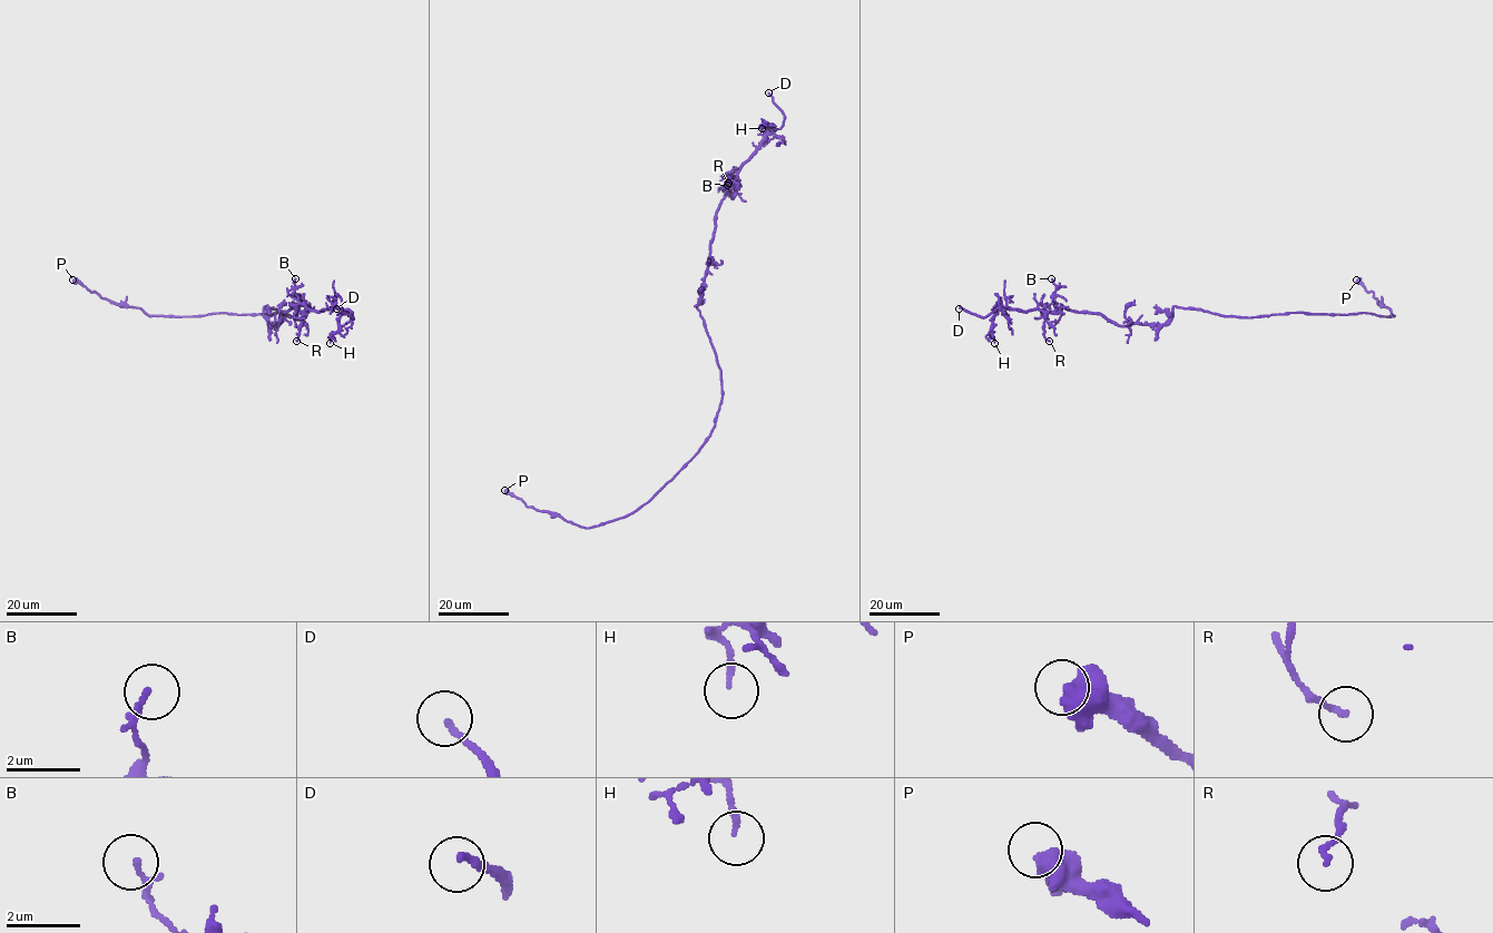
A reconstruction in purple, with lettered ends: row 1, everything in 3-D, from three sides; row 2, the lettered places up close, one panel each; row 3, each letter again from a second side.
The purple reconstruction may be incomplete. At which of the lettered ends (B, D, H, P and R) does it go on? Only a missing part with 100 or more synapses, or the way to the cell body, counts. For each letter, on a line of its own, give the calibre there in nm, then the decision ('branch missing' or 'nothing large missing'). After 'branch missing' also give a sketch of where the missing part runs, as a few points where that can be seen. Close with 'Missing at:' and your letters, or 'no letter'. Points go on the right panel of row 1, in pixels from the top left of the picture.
B: 160 nm thick; nothing large missing
D: 200 nm thick; branch missing
H: 140 nm thick; nothing large missing
P: 480 nm thick; nothing large missing
R: 140 nm thick; nothing large missing
Missing at: D

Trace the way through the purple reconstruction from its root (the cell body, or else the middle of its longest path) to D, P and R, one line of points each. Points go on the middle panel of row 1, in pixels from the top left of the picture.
D: (718, 363), (695, 306), (701, 296), (720, 202), (737, 169), (783, 124), (784, 114), (768, 92)
P: (718, 363), (722, 403), (710, 435), (676, 473), (635, 511), (583, 528), (528, 508), (504, 490)
R: (718, 363), (704, 320), (695, 306), (701, 296), (716, 212), (734, 179), (729, 177), (728, 183)

